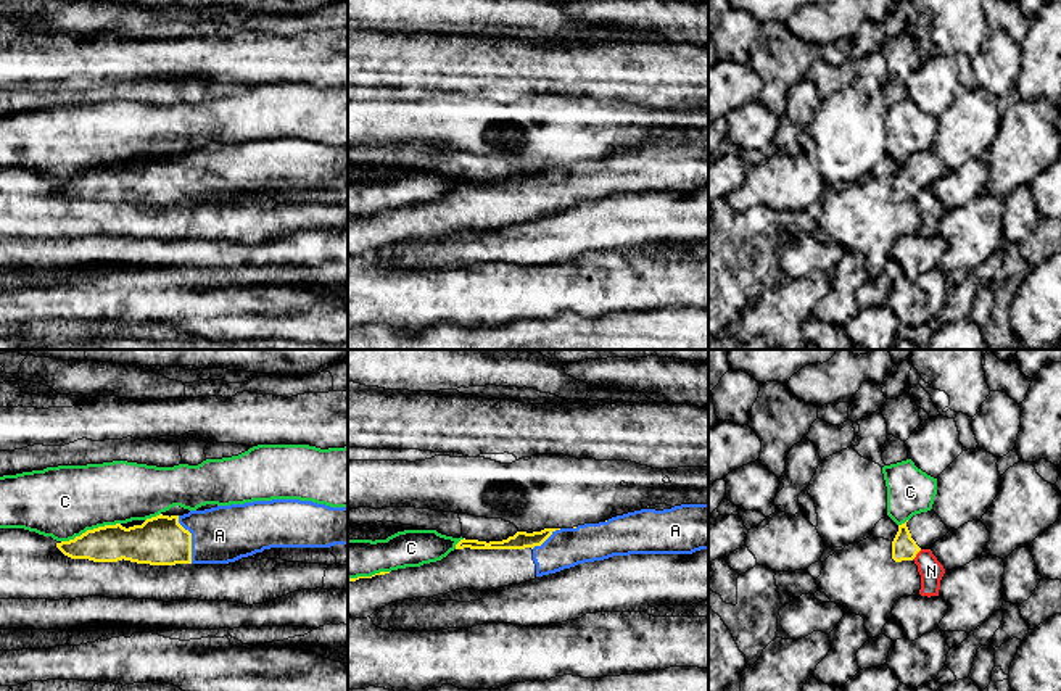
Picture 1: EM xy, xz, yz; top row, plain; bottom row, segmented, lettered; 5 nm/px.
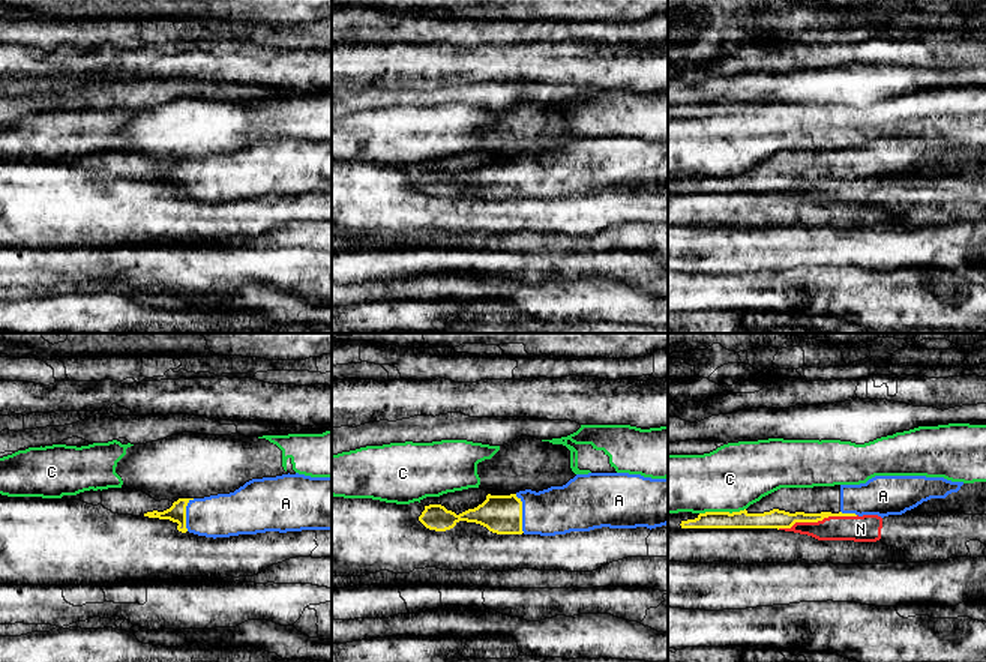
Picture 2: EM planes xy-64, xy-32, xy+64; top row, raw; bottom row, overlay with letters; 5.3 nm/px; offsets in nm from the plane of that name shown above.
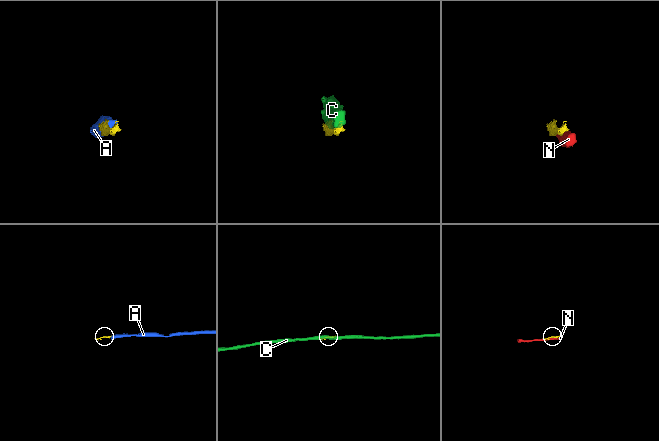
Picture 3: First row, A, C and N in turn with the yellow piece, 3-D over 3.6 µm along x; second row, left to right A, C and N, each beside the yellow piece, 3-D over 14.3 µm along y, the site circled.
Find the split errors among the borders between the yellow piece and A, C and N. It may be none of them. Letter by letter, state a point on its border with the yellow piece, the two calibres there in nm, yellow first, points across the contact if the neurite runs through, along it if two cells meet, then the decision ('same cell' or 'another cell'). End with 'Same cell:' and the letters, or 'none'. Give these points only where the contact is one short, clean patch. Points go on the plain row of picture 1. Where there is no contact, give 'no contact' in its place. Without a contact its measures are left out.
A: xy (190, 179) | 240/280 nm | same cell
C: xy (90, 169) | 190/360 nm | another cell
N: yz (916, 192) | 130/120 nm | another cell
Same cell: A

